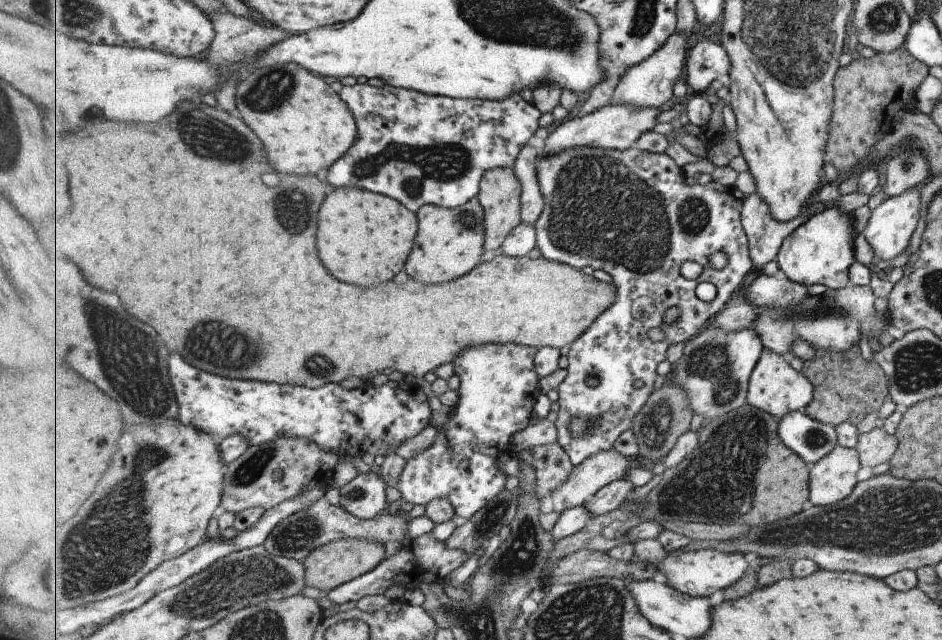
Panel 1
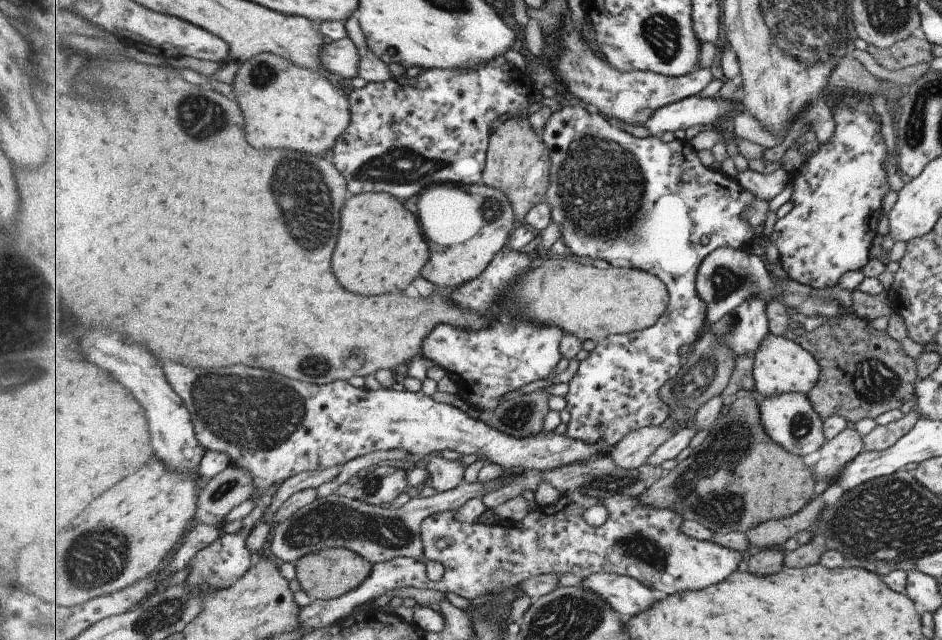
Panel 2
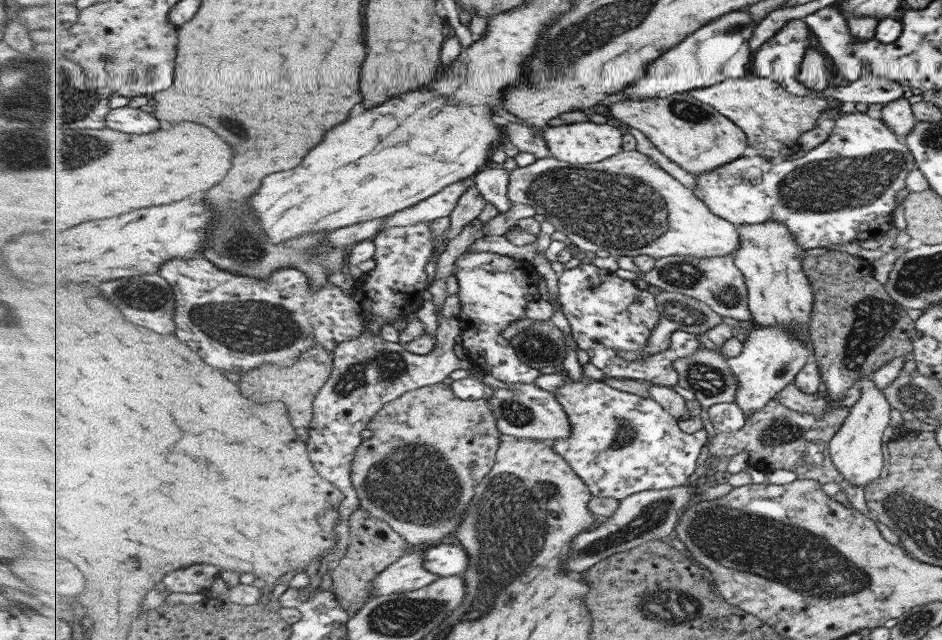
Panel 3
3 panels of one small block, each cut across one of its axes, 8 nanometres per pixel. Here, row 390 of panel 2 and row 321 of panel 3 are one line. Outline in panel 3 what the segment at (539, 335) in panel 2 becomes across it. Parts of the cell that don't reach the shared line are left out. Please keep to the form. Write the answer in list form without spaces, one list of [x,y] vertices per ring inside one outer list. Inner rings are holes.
[[[489,251],[461,255],[455,262],[454,274],[459,286],[458,297],[462,304],[459,319],[463,322],[463,346],[468,350],[468,360],[483,370],[484,374],[490,374],[503,383],[509,385],[534,384],[535,380],[541,376],[541,372],[539,369],[531,368],[528,364],[523,363],[517,357],[510,340],[503,338],[501,332],[511,326],[511,323],[527,318],[528,304],[539,300],[541,275],[533,271],[528,262]]]

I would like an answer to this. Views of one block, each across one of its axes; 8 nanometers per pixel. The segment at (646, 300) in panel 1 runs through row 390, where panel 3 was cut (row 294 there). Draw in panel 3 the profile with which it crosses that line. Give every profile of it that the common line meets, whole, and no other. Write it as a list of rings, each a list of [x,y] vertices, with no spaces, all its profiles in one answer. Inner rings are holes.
[[[583,260],[579,265],[563,271],[558,279],[559,291],[558,300],[561,310],[566,316],[572,337],[581,350],[585,350],[591,358],[591,363],[601,369],[607,377],[637,380],[641,382],[659,384],[661,386],[673,387],[679,385],[680,374],[673,368],[673,363],[679,358],[691,358],[699,350],[703,350],[703,344],[699,336],[685,332],[676,331],[671,338],[670,347],[655,355],[649,356],[645,360],[627,362],[619,356],[617,351],[643,352],[647,340],[651,338],[655,326],[659,324],[661,316],[657,306],[656,295],[651,292],[640,290],[631,280],[619,278],[615,271],[605,270],[593,265],[590,261]]]

